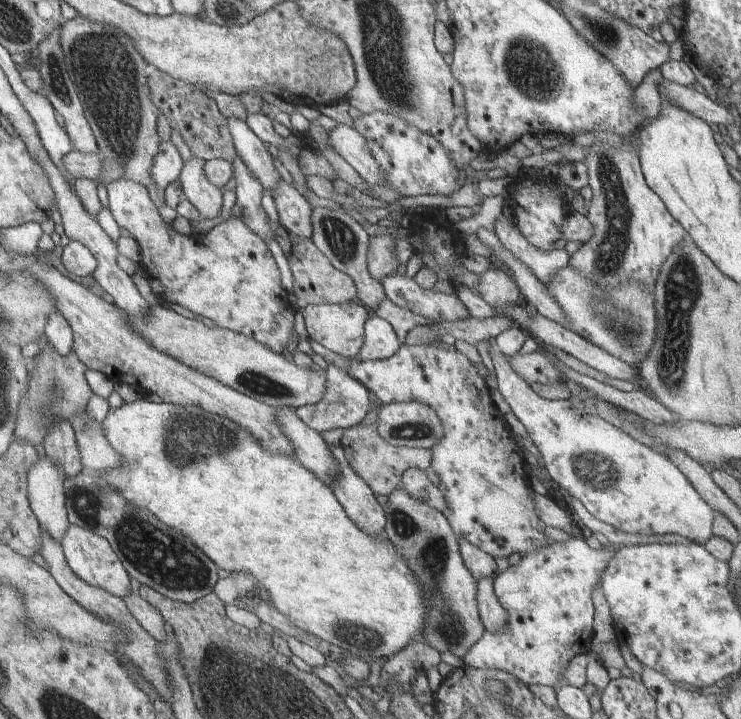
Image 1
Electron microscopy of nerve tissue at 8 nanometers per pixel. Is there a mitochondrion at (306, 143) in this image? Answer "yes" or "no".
no

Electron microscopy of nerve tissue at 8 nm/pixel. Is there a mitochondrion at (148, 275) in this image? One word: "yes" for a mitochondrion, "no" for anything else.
no

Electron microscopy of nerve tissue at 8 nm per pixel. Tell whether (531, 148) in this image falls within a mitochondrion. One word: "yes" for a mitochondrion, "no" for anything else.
no

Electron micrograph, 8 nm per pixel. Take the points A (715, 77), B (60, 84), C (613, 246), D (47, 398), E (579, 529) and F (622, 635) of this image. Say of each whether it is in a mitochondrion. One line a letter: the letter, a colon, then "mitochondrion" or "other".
A: other
B: mitochondrion
C: mitochondrion
D: mitochondrion
E: other
F: other

